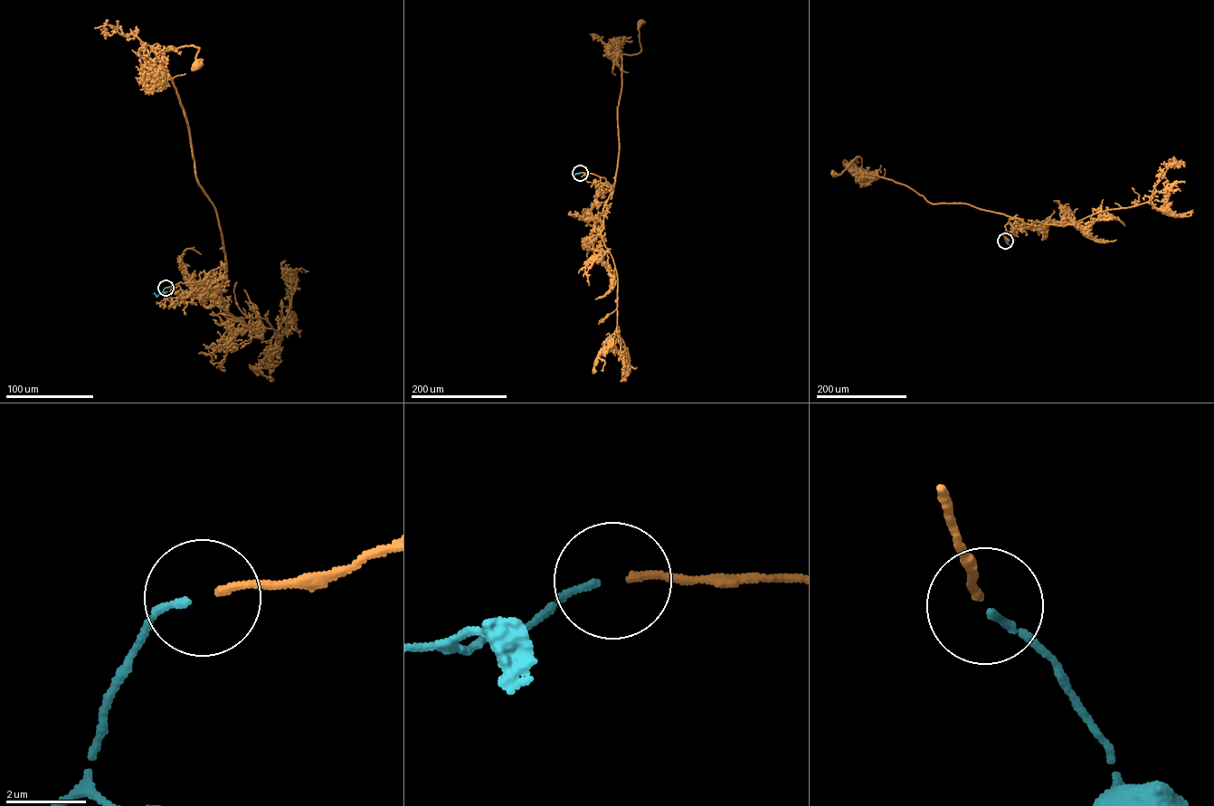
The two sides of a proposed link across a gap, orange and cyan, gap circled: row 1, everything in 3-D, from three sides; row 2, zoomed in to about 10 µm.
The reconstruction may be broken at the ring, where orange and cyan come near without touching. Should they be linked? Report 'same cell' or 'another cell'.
same cell

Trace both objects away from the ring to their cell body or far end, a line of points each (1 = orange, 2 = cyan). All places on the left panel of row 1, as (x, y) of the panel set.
1: (165, 288), (226, 265), (184, 110), (158, 55), (195, 46), (197, 64)
2: (165, 288), (157, 296), (154, 293)

